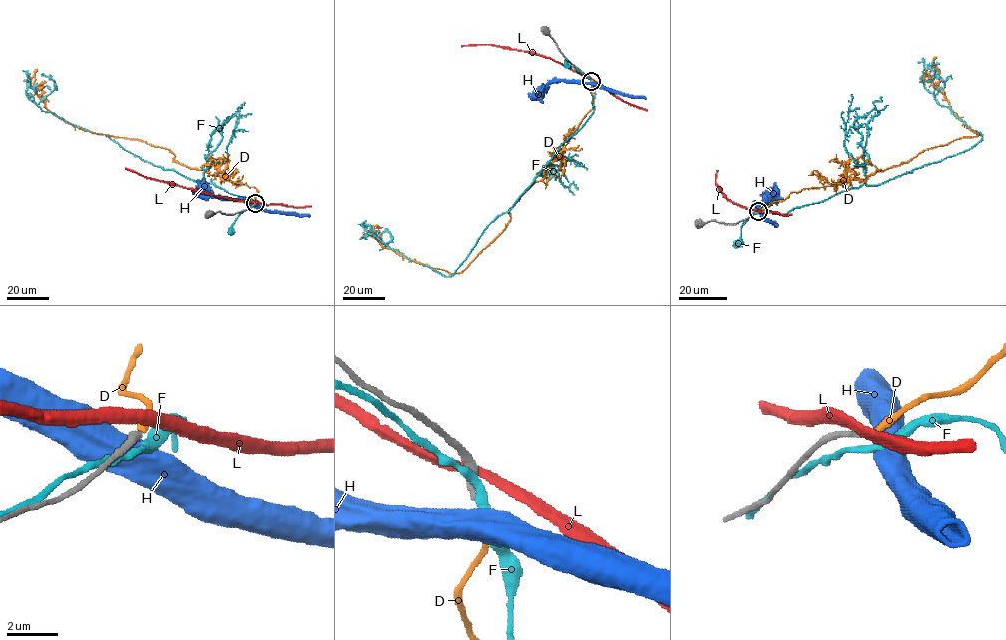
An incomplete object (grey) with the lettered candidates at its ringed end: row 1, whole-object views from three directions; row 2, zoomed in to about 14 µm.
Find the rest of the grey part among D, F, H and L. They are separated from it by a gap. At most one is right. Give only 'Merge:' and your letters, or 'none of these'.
Merge: D

